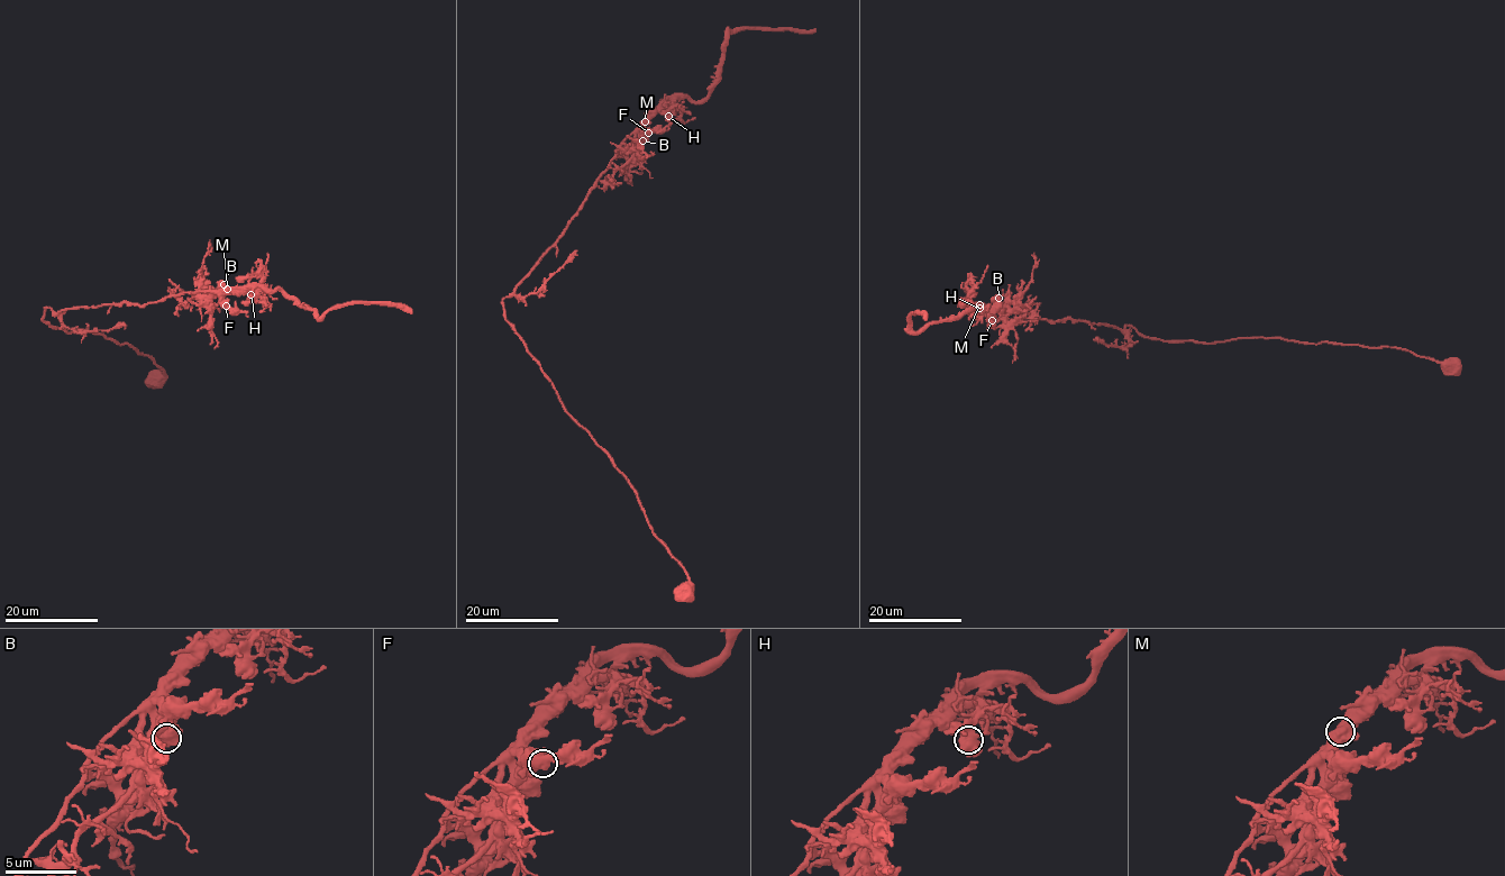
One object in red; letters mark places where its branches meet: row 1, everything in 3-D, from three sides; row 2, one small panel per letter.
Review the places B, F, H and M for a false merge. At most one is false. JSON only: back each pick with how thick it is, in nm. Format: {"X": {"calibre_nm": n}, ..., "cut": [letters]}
{"M": {"calibre_nm": 750}, "cut": ["M"]}

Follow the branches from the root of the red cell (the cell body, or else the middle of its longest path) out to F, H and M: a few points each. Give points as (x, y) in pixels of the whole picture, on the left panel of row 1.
F: (157, 380), (165, 374), (153, 357), (98, 332), (51, 327), (45, 308), (145, 304), (211, 291), (226, 306)
H: (157, 380), (165, 374), (153, 357), (98, 332), (51, 327), (45, 308), (251, 294)
M: (157, 380), (165, 374), (153, 357), (98, 332), (51, 327), (43, 320), (45, 308), (145, 304), (227, 289)

